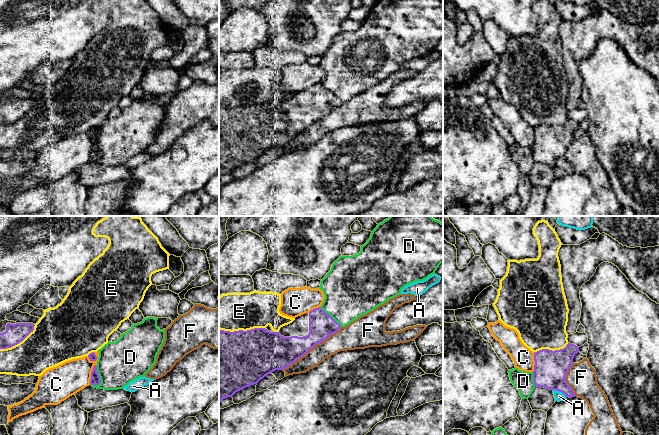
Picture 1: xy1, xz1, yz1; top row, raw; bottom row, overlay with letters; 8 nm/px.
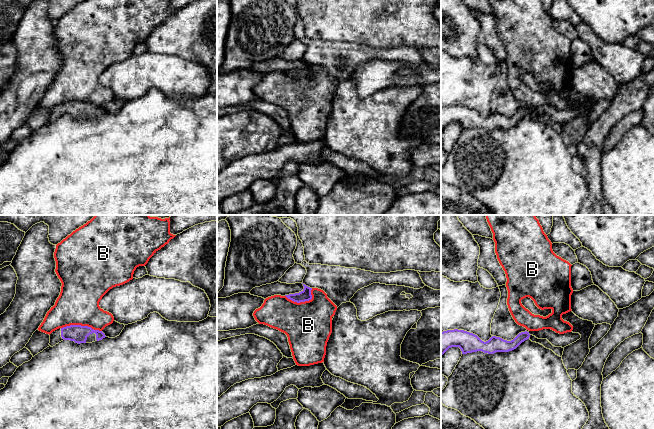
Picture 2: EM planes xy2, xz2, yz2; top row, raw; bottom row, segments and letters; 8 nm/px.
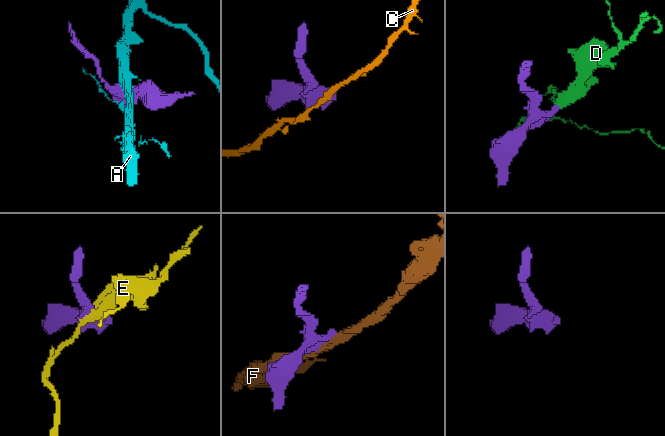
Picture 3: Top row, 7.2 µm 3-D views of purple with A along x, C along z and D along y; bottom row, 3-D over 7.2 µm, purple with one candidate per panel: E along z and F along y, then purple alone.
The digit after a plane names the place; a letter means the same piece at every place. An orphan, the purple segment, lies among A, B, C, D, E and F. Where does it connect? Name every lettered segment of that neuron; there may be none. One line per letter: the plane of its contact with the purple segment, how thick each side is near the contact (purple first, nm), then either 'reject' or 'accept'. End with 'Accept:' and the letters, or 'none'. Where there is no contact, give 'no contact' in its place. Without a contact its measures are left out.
A: meets purple in yz1; 260 nm thick on the purple side, 80 nm on the other; reject
B: meets purple in xy2; 140 nm thick on the purple side, 340 nm on the other; reject
C: meets purple in xy1; 80 nm thick on the purple side, 260 nm on the other; reject
D: meets purple in xy1; 80 nm thick on the purple side, 360 nm on the other; reject
E: meets purple in xz1; 460 nm thick on the purple side, 300 nm on the other; reject
F: meets purple in xz1; 240 nm thick on the purple side, 160 nm on the other; reject
Accept: none

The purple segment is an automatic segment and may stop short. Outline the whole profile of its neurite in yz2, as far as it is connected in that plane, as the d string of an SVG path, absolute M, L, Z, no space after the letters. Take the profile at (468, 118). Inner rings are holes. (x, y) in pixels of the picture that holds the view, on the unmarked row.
M447 106L441 108L441 132L451 123L459 123L462 130L482 127L488 130L496 128L509 128L516 125L522 118L530 115L545 124L552 126L562 133L564 124L553 122L547 115L538 115L529 108L519 109L513 116L507 117L500 113L492 112L488 117L482 117L477 111L464 106Z

